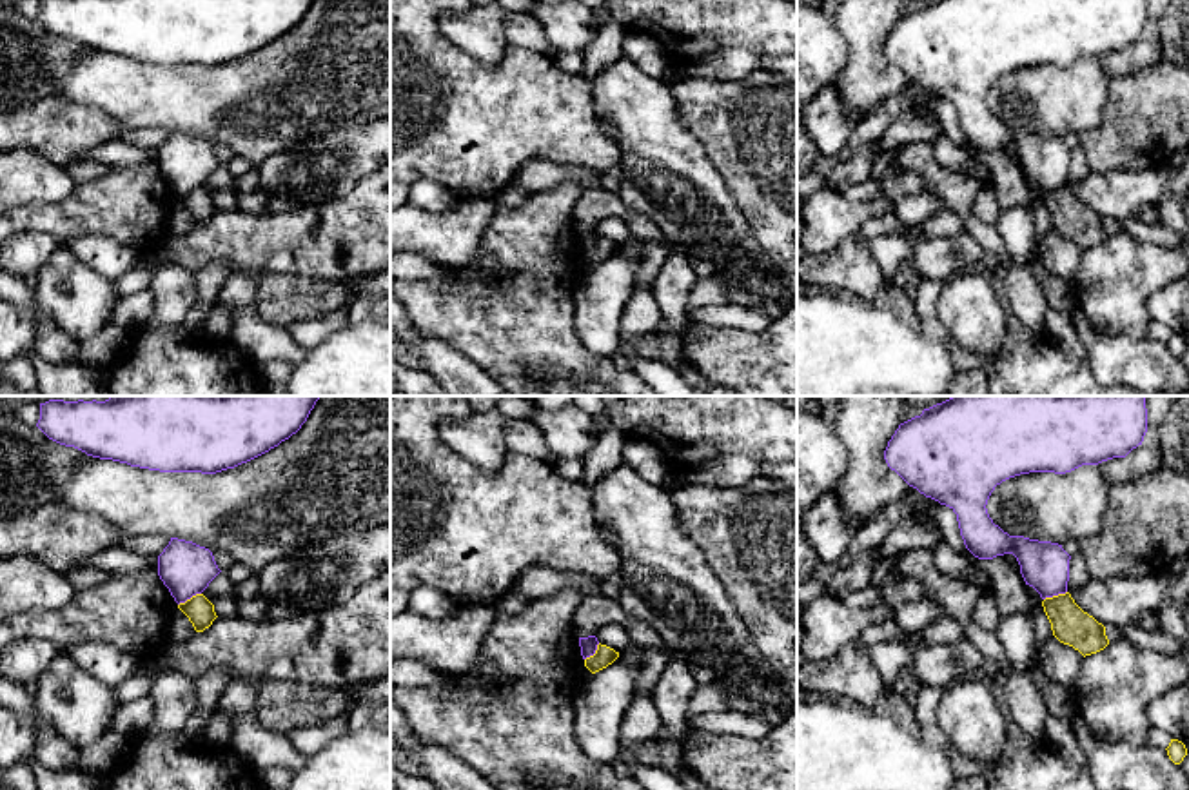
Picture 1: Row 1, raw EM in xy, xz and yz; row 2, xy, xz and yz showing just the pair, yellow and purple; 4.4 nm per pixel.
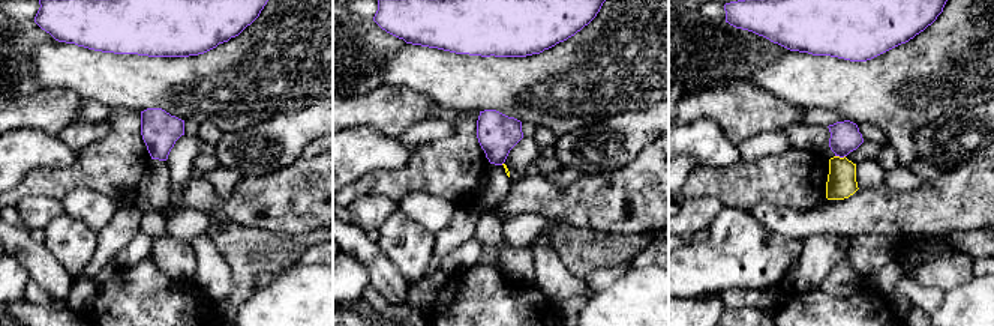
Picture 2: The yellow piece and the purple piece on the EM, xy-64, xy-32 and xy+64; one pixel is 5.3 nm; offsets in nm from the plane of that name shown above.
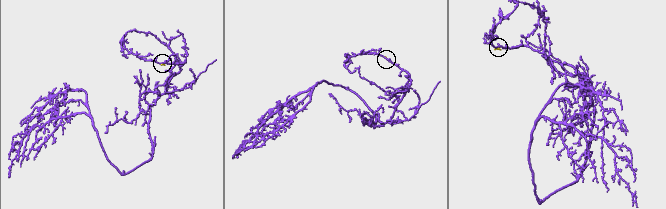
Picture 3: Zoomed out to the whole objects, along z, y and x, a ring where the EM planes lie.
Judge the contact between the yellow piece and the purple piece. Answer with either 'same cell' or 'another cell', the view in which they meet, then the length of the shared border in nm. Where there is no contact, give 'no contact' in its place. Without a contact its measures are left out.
another cell; meets yellow in xy; contact 120 nm long

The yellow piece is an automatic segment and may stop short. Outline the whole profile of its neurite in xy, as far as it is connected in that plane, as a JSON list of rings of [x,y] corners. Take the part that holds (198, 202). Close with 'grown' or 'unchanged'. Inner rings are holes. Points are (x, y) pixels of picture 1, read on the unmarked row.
[[[203,187],[192,189],[180,196],[178,202],[189,211],[196,225],[203,225],[218,211],[214,198]]]; unchanged

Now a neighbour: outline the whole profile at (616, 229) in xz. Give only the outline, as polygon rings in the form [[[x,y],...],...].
[[[617,216],[604,218],[603,222],[599,222],[595,231],[601,238],[606,238],[619,247],[635,242],[635,236],[630,231],[628,223]]]

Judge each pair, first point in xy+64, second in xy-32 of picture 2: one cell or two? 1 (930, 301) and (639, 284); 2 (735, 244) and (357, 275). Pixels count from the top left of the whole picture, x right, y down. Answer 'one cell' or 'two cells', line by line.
1: two cells
2: one cell

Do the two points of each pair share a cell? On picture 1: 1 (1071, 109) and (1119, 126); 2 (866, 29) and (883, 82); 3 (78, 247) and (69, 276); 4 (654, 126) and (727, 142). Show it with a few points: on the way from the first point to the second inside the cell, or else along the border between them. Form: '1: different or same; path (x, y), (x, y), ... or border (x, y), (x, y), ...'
1: different; border (1110, 78), (1102, 120), (1079, 135)
2: same; path (866, 42), (870, 69)
3: different; border (66, 247), (111, 280)
4: different; border (674, 97), (679, 120), (717, 171)

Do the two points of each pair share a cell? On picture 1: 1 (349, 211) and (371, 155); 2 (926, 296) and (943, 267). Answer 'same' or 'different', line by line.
1: different
2: different

